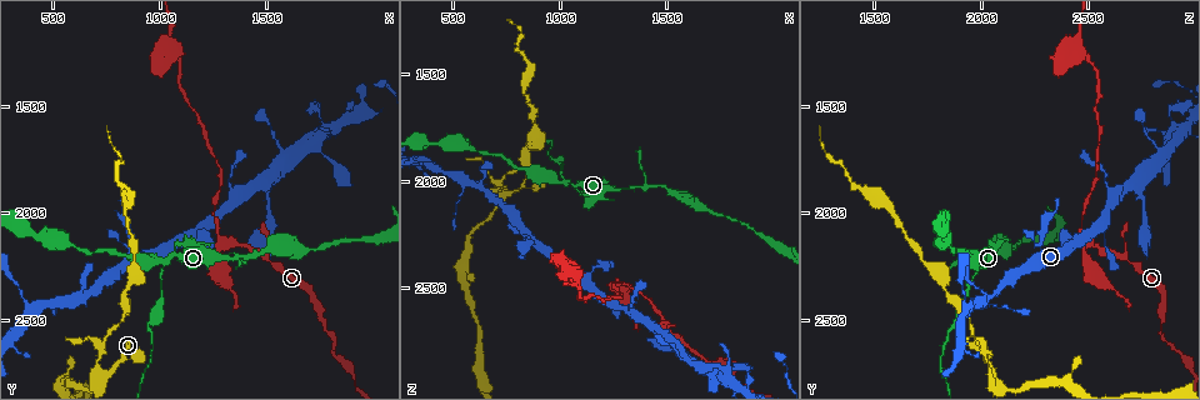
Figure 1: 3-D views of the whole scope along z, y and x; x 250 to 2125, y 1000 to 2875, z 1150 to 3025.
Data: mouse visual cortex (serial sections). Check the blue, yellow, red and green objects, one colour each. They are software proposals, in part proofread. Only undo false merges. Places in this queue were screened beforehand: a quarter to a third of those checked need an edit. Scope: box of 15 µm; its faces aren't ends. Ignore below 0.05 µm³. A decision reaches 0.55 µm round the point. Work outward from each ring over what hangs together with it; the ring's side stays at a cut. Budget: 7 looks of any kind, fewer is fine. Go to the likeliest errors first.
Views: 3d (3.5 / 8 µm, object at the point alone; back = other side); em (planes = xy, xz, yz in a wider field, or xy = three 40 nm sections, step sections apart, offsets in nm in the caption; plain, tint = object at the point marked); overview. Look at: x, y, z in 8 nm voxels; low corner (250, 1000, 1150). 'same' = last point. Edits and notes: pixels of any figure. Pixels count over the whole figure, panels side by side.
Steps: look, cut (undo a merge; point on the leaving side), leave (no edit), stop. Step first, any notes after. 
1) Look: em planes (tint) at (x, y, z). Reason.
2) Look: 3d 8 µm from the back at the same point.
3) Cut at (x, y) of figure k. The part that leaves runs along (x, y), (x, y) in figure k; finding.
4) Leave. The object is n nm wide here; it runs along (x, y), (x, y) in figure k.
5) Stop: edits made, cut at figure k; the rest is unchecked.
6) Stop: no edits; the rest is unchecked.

Look: 3d 3.5 µm from the back at (1020, 2220, 2020).

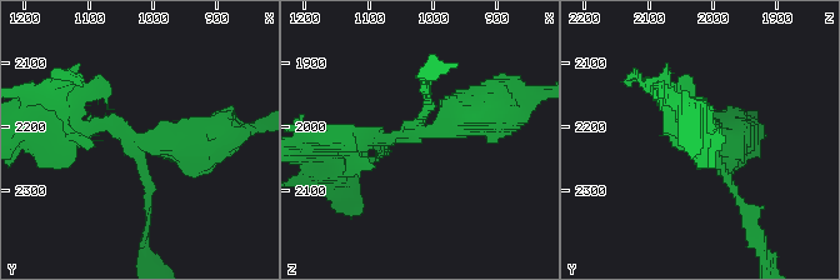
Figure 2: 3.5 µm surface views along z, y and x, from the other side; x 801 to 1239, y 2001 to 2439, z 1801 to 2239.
Cut at (428, 105) of figure 2. The part that leaves runs along (408, 129), (426, 113), (426, 78) in figure 2; a second cell is stuck on.

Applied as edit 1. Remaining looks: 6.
Look: overview. See it whole again.

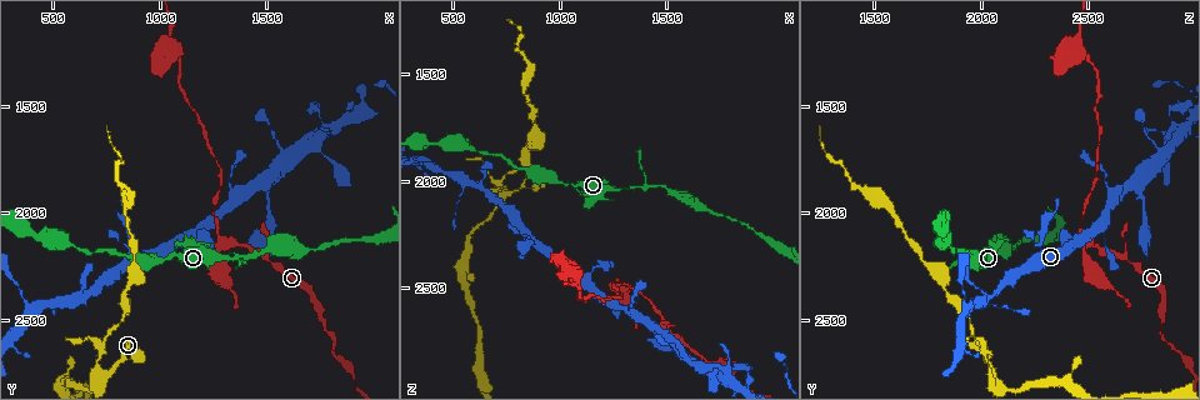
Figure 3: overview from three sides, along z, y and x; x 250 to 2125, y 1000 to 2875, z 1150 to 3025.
Look: 3d 8 µm at (1480, 2200, 2020). Calibre changes.

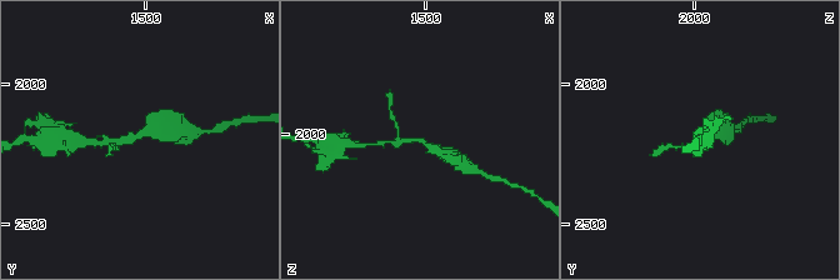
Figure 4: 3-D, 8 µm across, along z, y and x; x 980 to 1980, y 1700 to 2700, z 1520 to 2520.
Look: 3d 3.5 µm at (1480, 2190, 2030). Closer look.

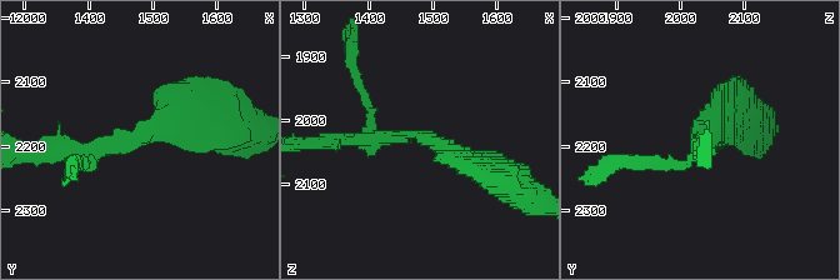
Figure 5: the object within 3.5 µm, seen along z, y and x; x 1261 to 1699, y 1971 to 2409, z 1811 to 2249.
Look: em xy step 3 (tint) at (1470, 2190, 2025). The arms are 150, 300 nm wide.

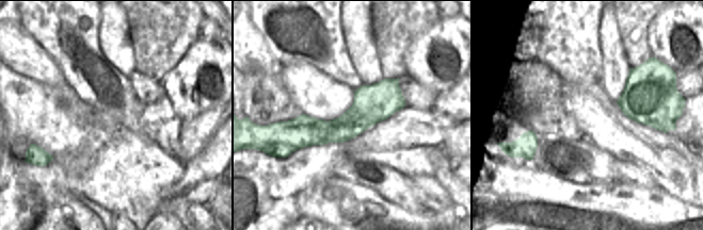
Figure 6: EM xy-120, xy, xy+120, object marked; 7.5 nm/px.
Leave. It runs along (402, 101), (342, 129), (282, 128) in figure 6; continuous, no second cell.

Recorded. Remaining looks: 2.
Look: 3d 3.5 µm at (1520, 2210, 2690).

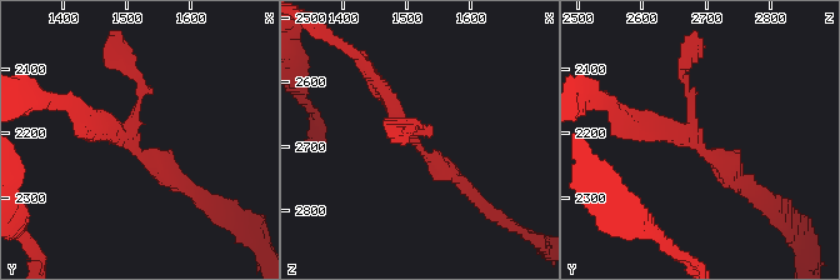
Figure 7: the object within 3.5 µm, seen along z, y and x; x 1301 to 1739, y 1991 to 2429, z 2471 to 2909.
Leave. It runs along (469, 193), (419, 148), (373, 78) in figure 7; all the same cell.

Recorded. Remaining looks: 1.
Stop: edits made, cut at figure 2; the rest is unchecked.

